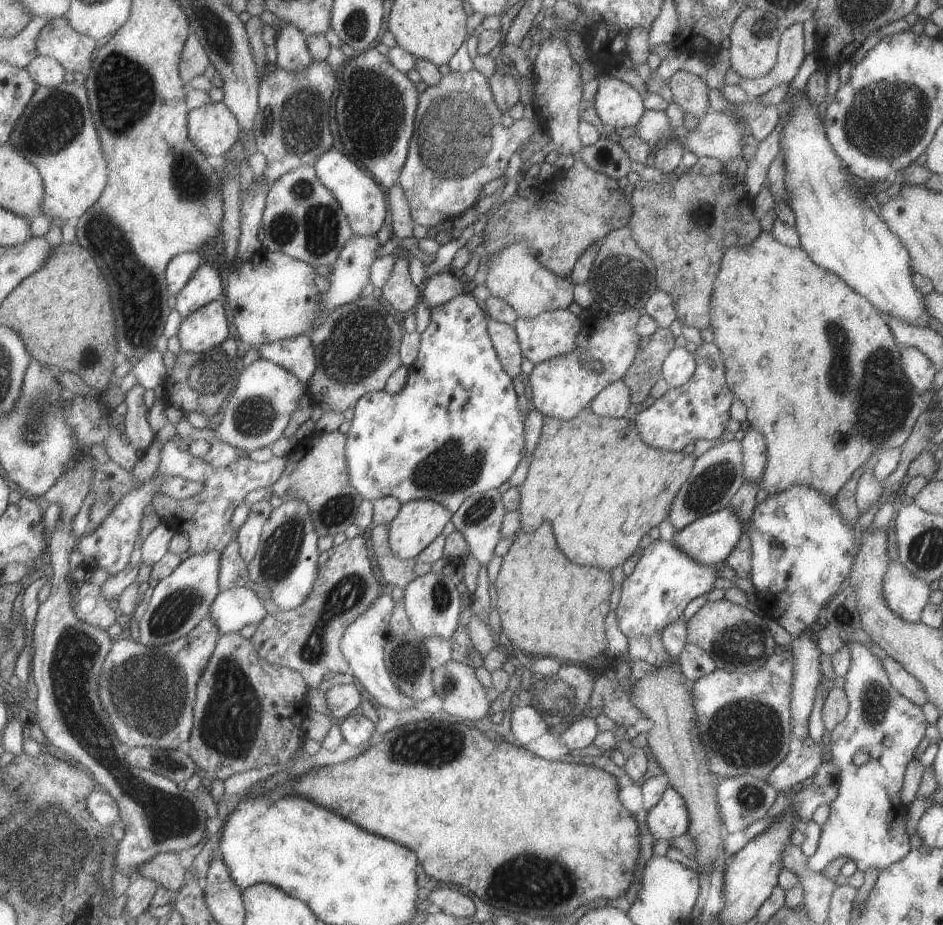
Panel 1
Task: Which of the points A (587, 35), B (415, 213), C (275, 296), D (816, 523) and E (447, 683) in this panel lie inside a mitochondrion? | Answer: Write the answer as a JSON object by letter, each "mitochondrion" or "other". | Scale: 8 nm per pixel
{"A":"other","B":"other","C":"other","D":"mitochondrion","E":"mitochondrion"}

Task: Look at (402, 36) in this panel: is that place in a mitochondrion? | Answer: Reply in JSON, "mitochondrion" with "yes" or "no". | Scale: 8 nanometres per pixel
{"mitochondrion":"no"}

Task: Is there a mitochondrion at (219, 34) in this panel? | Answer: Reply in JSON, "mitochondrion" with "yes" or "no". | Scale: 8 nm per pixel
{"mitochondrion":"yes"}

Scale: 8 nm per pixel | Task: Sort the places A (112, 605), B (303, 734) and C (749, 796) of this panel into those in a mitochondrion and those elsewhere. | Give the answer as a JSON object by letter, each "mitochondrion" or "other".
{"A":"other","B":"other","C":"mitochondrion"}

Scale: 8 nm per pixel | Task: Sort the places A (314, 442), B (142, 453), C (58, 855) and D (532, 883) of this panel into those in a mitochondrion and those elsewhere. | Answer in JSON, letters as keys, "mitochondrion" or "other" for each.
{"A":"other","B":"other","C":"mitochondrion","D":"mitochondrion"}

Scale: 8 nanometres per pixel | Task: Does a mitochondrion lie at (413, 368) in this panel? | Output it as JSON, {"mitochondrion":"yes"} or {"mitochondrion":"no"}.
{"mitochondrion":"no"}

